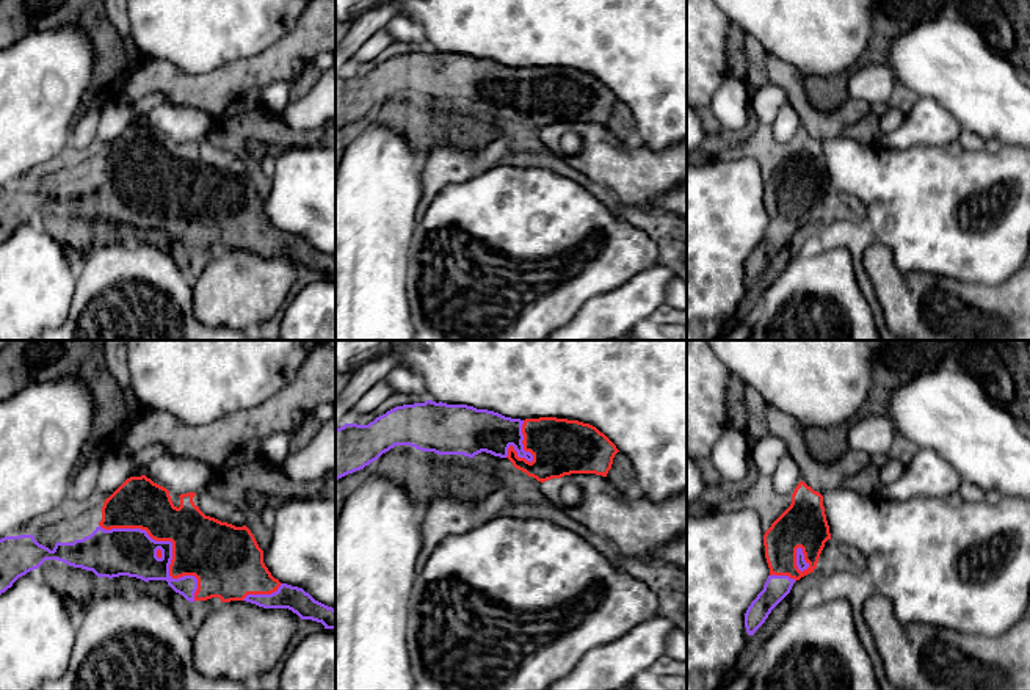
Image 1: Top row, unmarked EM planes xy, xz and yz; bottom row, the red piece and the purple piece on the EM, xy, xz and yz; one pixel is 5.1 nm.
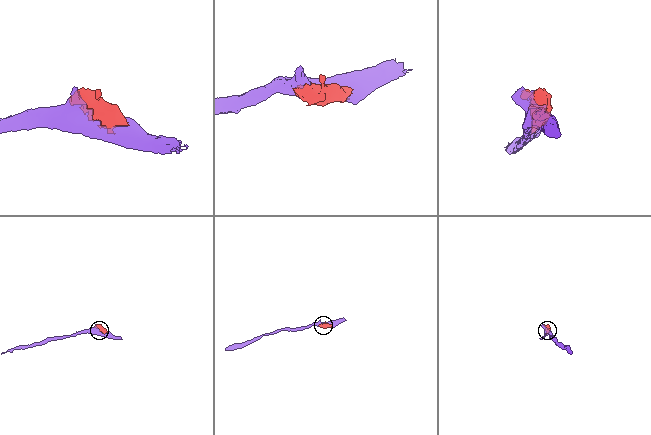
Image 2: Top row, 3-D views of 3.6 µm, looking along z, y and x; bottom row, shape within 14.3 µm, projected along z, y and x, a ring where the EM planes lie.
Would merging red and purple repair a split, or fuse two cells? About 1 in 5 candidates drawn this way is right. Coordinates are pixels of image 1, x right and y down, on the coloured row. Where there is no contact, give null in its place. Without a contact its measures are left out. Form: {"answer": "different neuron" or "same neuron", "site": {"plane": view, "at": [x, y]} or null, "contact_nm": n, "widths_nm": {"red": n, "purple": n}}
{"answer": "same neuron", "site": {"plane": "xy", "at": [173, 548]}, "contact_nm": 650, "widths_nm": {"red": 340, "purple": 240}}

